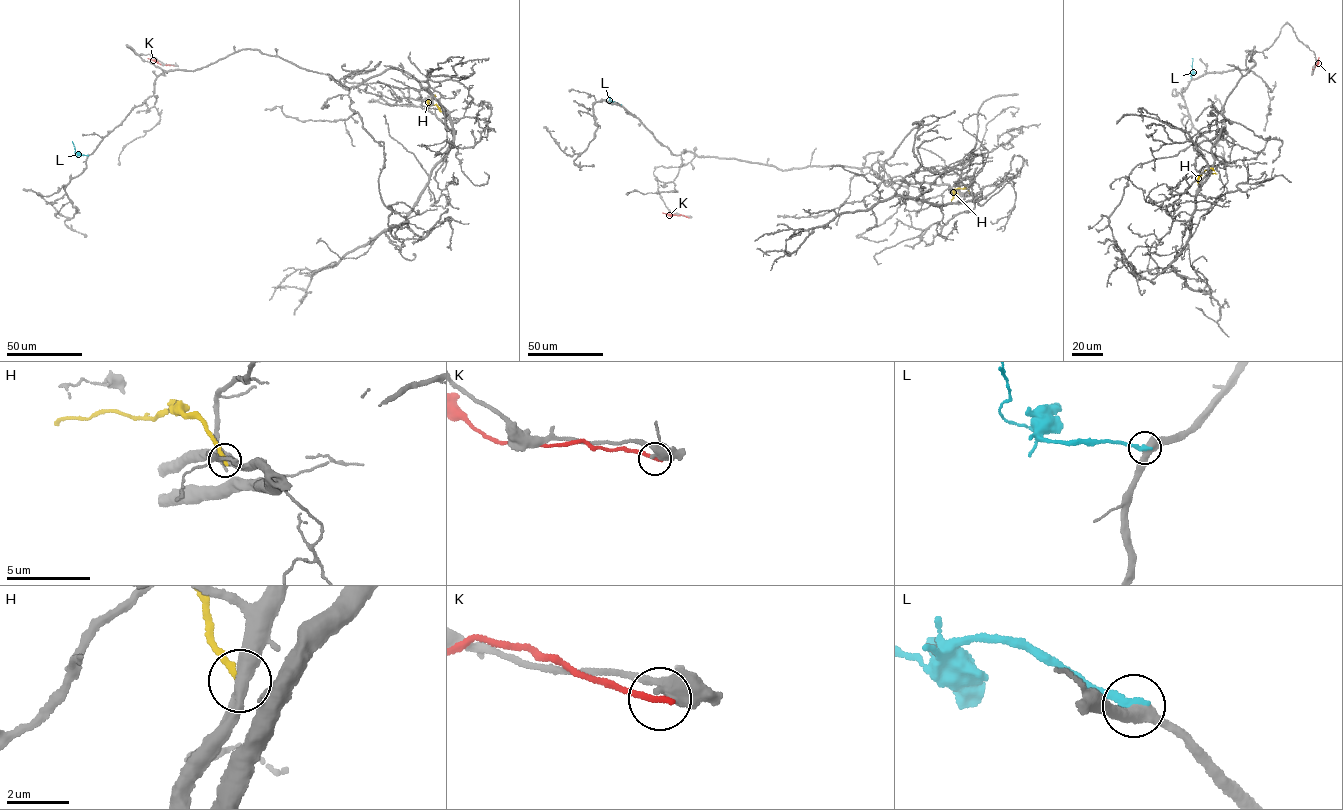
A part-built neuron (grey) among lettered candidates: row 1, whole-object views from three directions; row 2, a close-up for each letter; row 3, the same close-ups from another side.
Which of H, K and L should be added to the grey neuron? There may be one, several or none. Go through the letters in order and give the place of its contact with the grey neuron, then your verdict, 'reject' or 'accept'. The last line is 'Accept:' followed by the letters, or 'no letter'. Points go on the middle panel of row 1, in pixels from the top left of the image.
H: meets grey at (969, 192); reject
K: meets grey at (689, 217); reject
L: meets grey at (620, 105); reject
Accept: no letter

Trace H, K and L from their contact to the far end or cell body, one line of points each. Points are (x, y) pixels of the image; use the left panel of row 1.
H: (445, 114), (436, 105), (427, 102), (434, 95)
K: (175, 66), (160, 64), (148, 58)
L: (87, 155), (74, 153), (72, 141)

